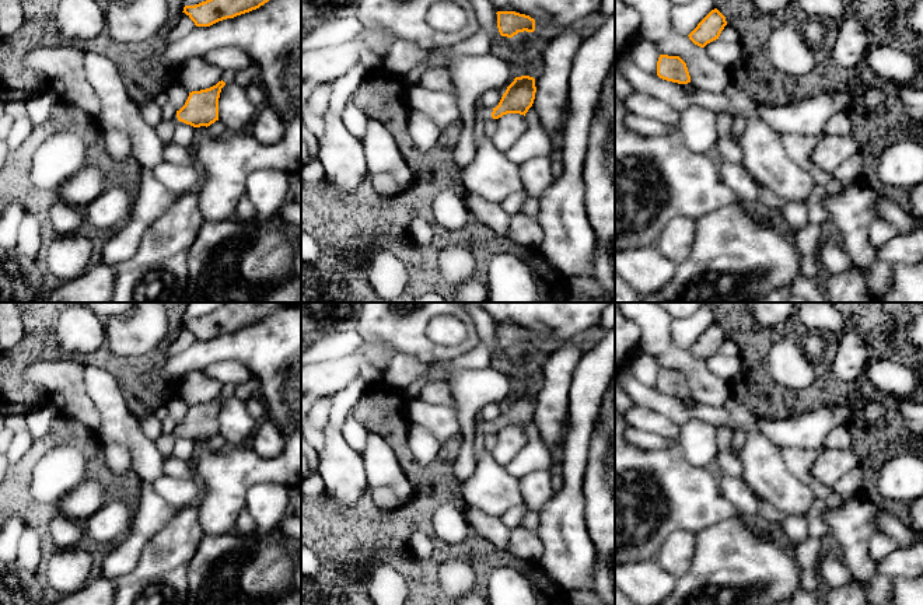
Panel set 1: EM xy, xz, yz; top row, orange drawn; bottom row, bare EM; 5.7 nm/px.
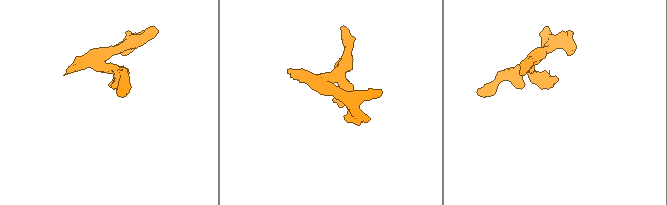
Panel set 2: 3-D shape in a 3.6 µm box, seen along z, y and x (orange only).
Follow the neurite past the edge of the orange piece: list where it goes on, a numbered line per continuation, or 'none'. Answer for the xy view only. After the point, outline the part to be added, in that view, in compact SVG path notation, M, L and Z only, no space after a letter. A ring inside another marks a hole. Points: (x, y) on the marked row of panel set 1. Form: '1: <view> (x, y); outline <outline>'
1: xy (164, 129); outline M176 115L169 120L161 119L161 122L154 127L154 130L162 141L168 143L172 140L175 125L178 122L179 120L178 120Z

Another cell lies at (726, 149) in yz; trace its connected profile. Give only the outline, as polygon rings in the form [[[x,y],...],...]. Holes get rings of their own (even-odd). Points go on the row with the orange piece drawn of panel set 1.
[[[720,136],[716,141],[713,153],[717,157],[717,160],[723,160],[740,165],[742,162],[742,150],[740,144],[737,144],[730,137]]]

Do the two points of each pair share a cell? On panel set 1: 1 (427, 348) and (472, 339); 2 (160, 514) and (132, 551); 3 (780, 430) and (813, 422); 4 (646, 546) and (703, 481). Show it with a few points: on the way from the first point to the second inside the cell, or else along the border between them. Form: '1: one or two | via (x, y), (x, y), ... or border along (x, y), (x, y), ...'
1: one | via (439, 352), (454, 352), (461, 348)
2: one | via (151, 523), (133, 542)
3: one | via (789, 430), (804, 430)
4: one | via (654, 530), (686, 497)

